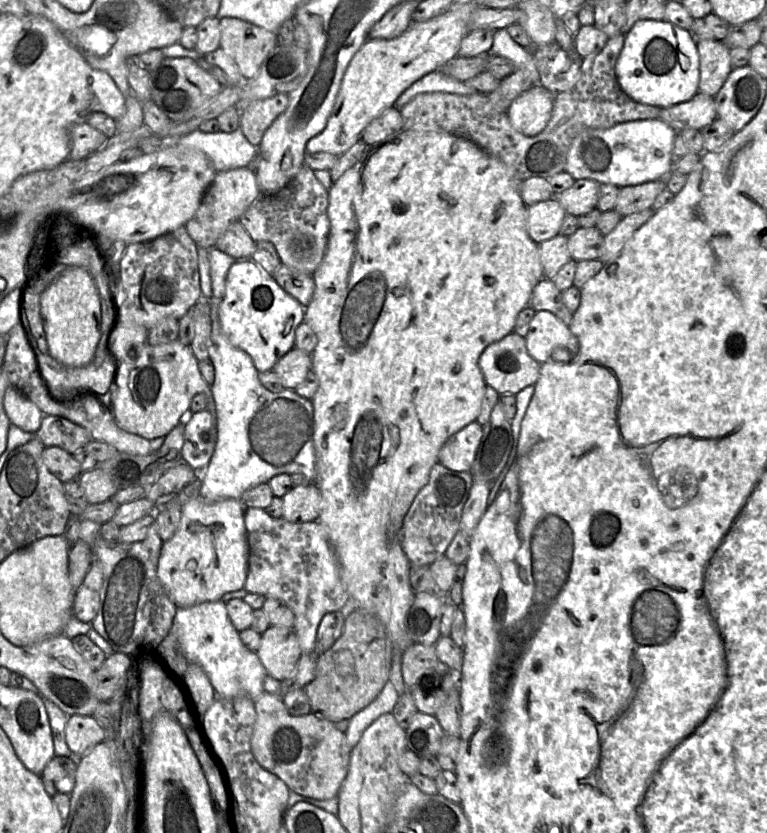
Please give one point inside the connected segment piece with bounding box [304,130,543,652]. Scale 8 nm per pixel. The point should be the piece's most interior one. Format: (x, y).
(429, 261)

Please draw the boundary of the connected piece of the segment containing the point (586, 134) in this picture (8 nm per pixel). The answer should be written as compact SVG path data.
M660 119L629 121L608 129L586 129L571 143L565 172L575 180L593 179L620 188L659 180L669 172L677 134Z

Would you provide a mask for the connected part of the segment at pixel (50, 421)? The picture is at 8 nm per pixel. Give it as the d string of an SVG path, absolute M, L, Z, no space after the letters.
M46 415L35 436L45 447L56 446L74 454L84 448L92 436L86 428L60 416Z

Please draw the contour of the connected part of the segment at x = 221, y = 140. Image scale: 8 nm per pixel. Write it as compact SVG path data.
M197 129L180 137L179 145L202 151L216 172L252 168L252 160L256 155L256 147L248 141L241 129L232 133L203 133Z

